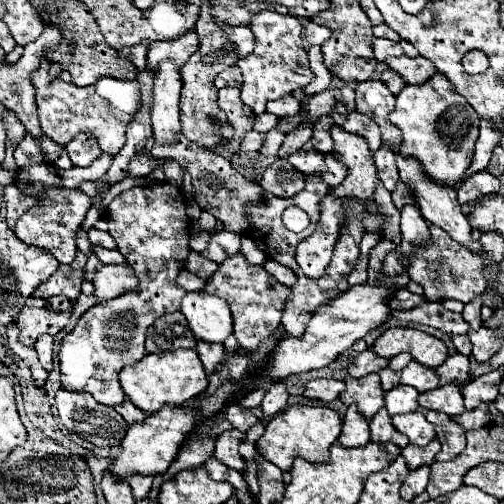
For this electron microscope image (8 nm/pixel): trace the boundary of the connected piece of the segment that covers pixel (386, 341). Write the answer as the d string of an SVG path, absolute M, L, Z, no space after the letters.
M403 327L387 329L383 335L377 337L371 351L385 359L391 359L399 353L411 353L411 357L417 363L431 367L431 369L439 367L449 355L443 341L439 341L423 331L403 329Z

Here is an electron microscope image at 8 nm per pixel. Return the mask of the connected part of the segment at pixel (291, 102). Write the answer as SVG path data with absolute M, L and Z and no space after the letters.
M285 95L281 99L275 99L275 101L269 101L267 103L267 111L273 113L273 115L277 115L277 117L296 115L300 109L300 102L292 95Z

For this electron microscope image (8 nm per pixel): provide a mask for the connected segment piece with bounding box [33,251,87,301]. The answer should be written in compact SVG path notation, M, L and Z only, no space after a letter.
M79 251L73 263L59 265L57 271L33 291L33 297L47 299L53 295L67 295L71 301L75 301L77 295L81 293L81 283L85 279L85 263L87 263L87 255Z

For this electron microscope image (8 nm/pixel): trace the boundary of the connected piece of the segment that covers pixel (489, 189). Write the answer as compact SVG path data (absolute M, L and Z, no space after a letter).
M479 171L475 175L471 175L467 181L461 181L457 187L457 199L461 205L471 203L483 195L493 195L497 193L501 187L499 177L493 177L487 171Z

